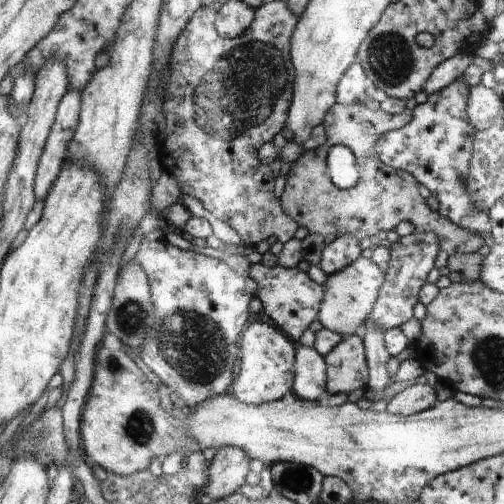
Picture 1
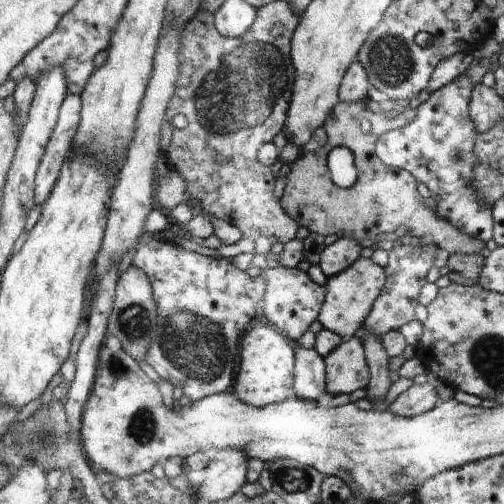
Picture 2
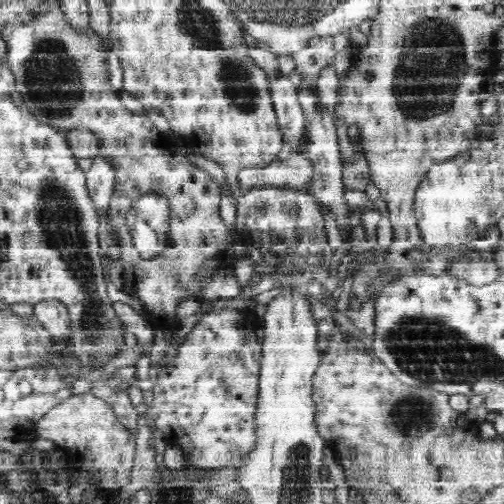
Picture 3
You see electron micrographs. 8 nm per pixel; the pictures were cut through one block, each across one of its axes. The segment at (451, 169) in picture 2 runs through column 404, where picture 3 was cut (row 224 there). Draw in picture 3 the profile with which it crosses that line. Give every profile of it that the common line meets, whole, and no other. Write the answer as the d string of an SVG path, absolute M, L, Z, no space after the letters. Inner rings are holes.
M144 194L126 214L126 226L142 258L156 258L168 240L170 202L158 194Z

